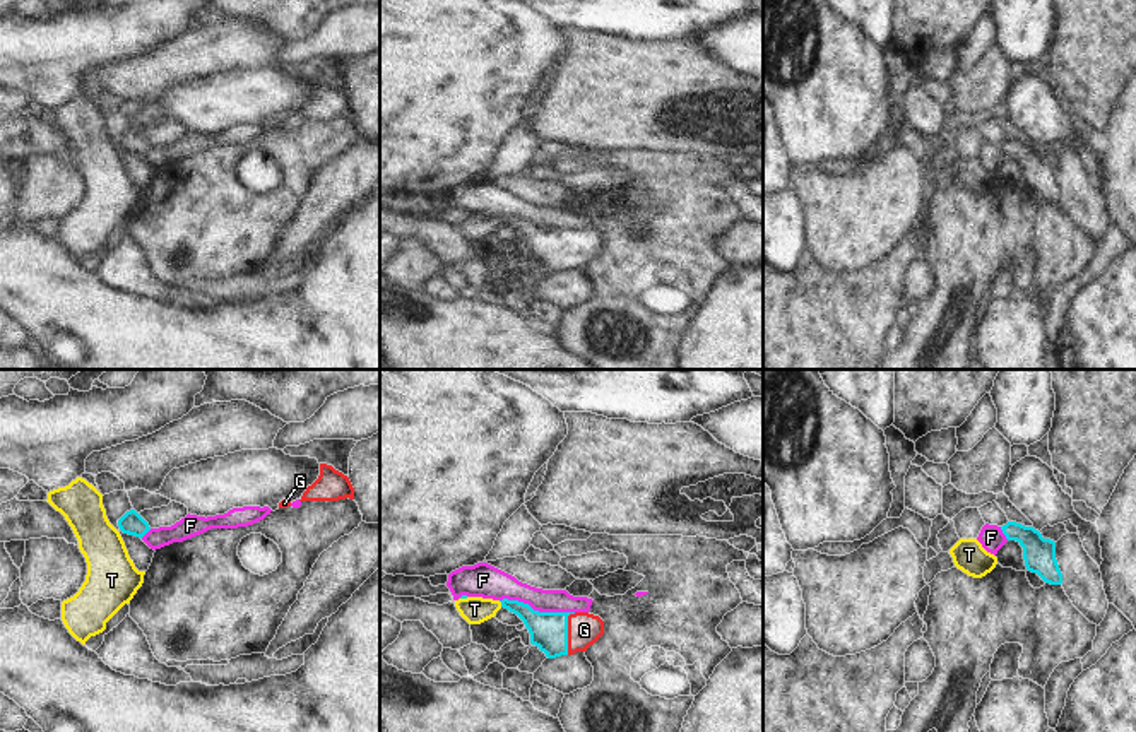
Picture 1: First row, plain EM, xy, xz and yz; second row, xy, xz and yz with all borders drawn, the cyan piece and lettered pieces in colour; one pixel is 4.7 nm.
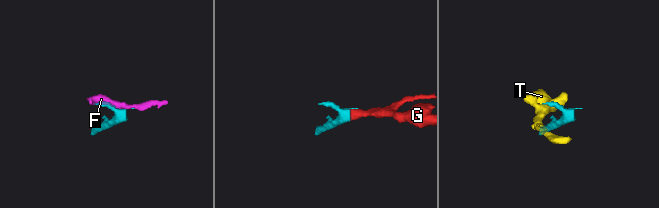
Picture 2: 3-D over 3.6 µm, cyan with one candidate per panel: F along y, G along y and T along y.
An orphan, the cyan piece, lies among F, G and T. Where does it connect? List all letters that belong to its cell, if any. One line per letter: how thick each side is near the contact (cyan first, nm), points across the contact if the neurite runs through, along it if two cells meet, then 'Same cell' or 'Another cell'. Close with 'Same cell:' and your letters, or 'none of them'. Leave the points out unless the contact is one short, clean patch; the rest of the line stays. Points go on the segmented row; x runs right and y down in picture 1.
F: Thickness 180 nm (cyan) against 140 nm. Another cell
G: Thickness 180 nm (cyan) against 160 nm. Same cell
T: Thickness 180 nm (cyan) against 130 nm. Boundary: xz (498, 601), (502, 606). Another cell
Same cell: G

